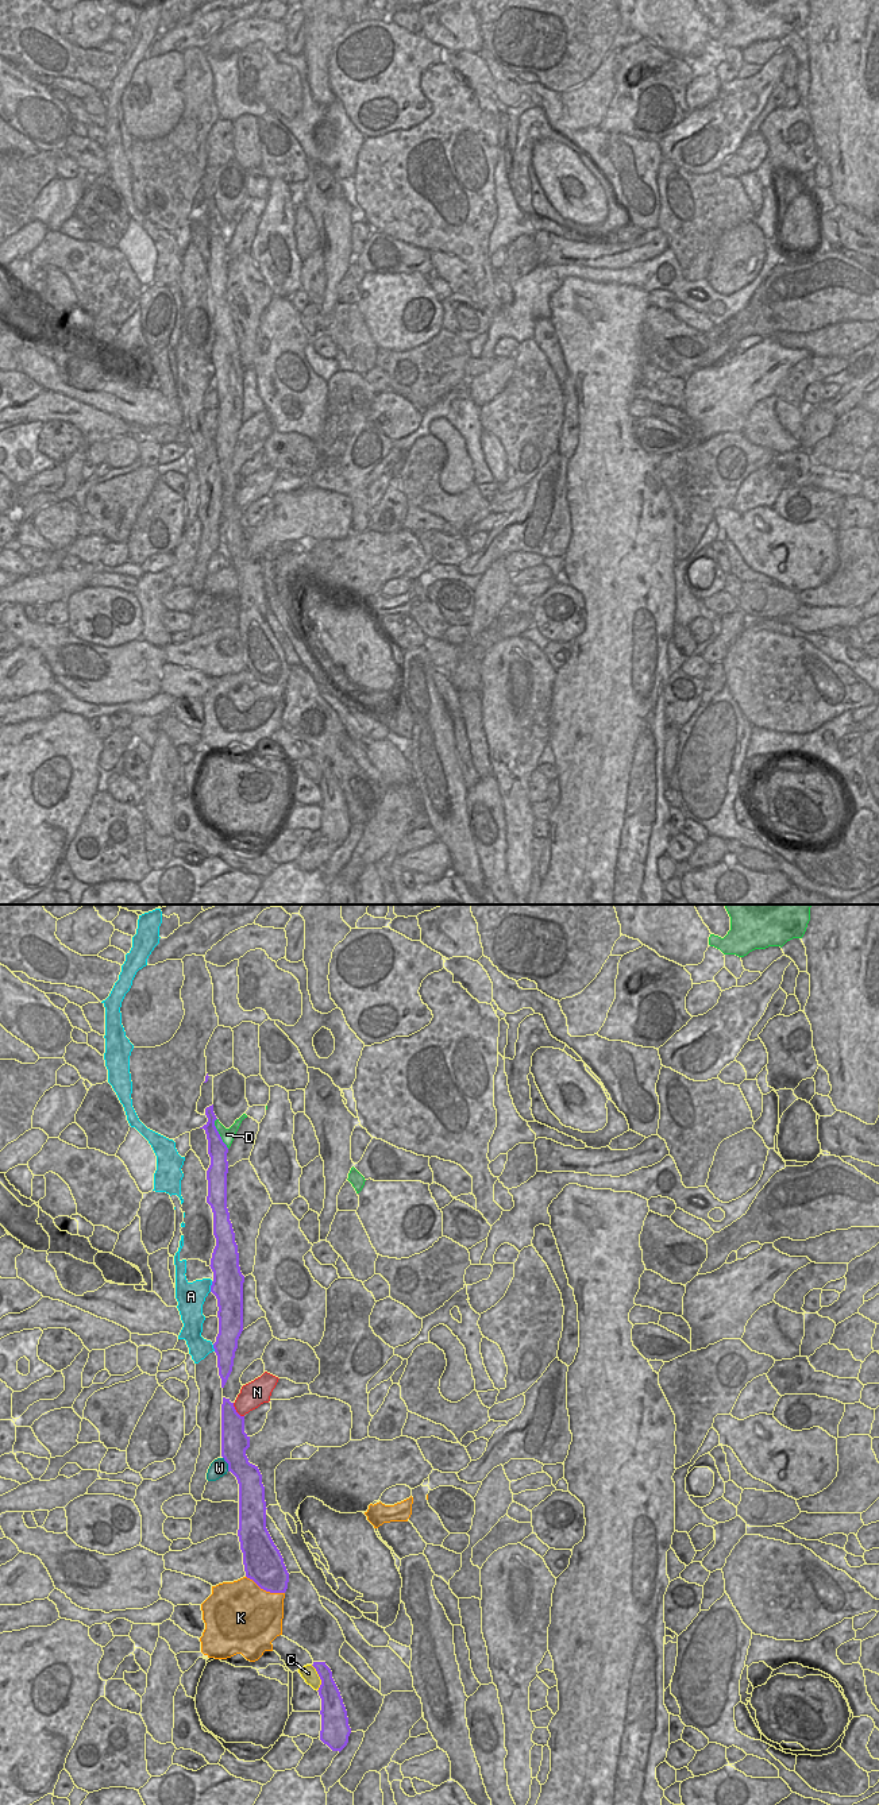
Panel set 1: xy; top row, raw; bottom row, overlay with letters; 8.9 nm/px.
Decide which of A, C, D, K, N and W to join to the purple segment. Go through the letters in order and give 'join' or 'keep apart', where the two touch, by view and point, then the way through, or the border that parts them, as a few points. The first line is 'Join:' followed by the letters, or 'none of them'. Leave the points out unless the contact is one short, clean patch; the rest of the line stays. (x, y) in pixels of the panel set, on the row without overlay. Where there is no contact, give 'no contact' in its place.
Join: none of them
A: keep apart; meets purple in xy at (211, 380)
C: keep apart; meets purple in xy at (320, 771)
D: keep apart; meets purple in xy at (218, 226); border along xy (216, 211), (215, 220), (228, 240)
K: keep apart; meets purple in xy at (265, 682)
N: keep apart; meets purple in xy at (235, 504); border along xy (232, 496), (234, 501), (243, 509)
W: keep apart; meets purple in xy at (227, 555); border along xy (223, 550), (228, 563)

